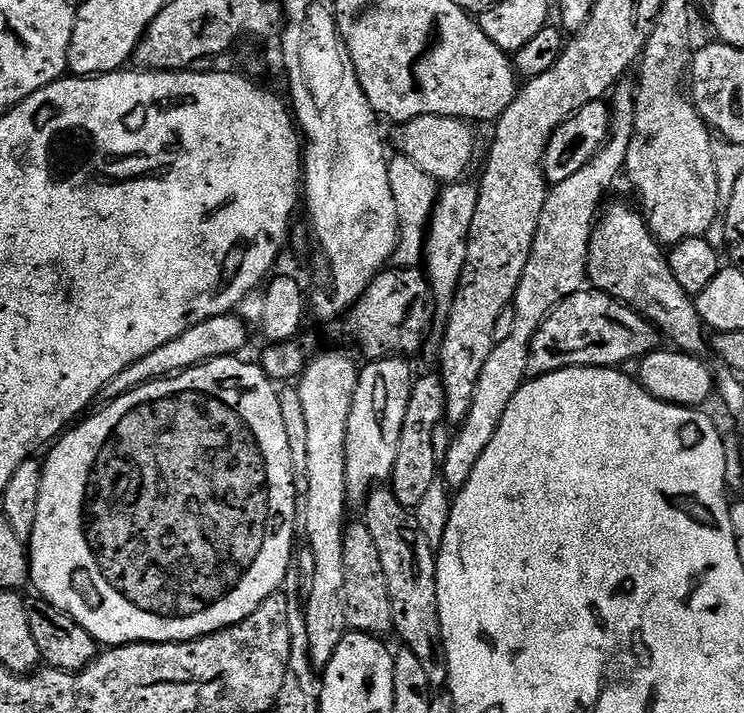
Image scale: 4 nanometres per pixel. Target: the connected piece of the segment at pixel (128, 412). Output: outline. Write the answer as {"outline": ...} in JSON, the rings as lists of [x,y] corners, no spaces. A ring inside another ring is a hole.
{"outline":[[[239,355],[219,356],[213,360],[207,360],[205,364],[187,368],[185,372],[178,372],[175,376],[162,380],[152,380],[149,384],[143,384],[126,394],[122,394],[116,400],[107,401],[103,405],[105,408],[98,409],[93,416],[85,415],[79,423],[69,427],[47,449],[47,451],[49,450],[48,457],[43,457],[42,467],[44,473],[42,474],[42,490],[38,494],[38,518],[34,522],[34,530],[30,541],[30,563],[32,565],[30,584],[33,589],[36,587],[40,591],[37,593],[43,599],[49,600],[54,606],[58,606],[58,610],[73,616],[96,639],[97,645],[183,644],[185,640],[197,640],[199,636],[209,636],[212,632],[220,632],[223,628],[241,624],[250,614],[254,614],[254,610],[258,610],[258,606],[262,606],[262,602],[266,602],[266,598],[270,598],[273,592],[281,591],[285,587],[283,584],[284,579],[288,576],[288,567],[291,569],[294,564],[294,545],[292,546],[292,543],[295,542],[296,536],[298,540],[298,501],[296,499],[296,487],[294,486],[294,474],[292,473],[290,442],[286,438],[286,426],[282,422],[282,406],[280,405],[280,393],[277,385],[268,379],[259,363],[247,364],[246,361],[240,359],[244,358]]]}

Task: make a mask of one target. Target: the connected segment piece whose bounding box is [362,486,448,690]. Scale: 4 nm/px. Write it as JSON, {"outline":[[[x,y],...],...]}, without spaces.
{"outline":[[[377,486],[363,501],[366,535],[374,538],[382,570],[386,570],[388,589],[392,599],[392,627],[400,635],[403,647],[409,648],[426,670],[433,689],[440,690],[448,683],[448,662],[444,659],[444,639],[440,637],[438,594],[436,593],[436,552],[428,541],[424,528],[413,513],[398,502],[391,487]]]}

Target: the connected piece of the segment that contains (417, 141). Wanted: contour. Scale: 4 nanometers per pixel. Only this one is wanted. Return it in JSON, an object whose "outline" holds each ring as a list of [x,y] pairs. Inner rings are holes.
{"outline":[[[419,115],[418,118],[397,123],[393,128],[395,129],[392,132],[392,140],[390,136],[390,142],[391,145],[393,142],[396,148],[394,150],[399,155],[410,158],[433,180],[445,184],[455,183],[465,177],[463,175],[473,162],[476,152],[476,138],[471,130],[473,127],[467,121],[453,116]]]}

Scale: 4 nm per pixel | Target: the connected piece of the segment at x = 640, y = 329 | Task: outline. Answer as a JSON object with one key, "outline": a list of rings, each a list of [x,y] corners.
{"outline":[[[581,290],[570,294],[538,326],[532,339],[530,354],[528,355],[528,376],[535,378],[545,376],[558,370],[567,368],[615,368],[624,366],[627,360],[639,361],[661,347],[662,333],[656,325],[652,324],[645,316],[635,312],[627,304],[620,303],[605,292],[595,290]]]}

